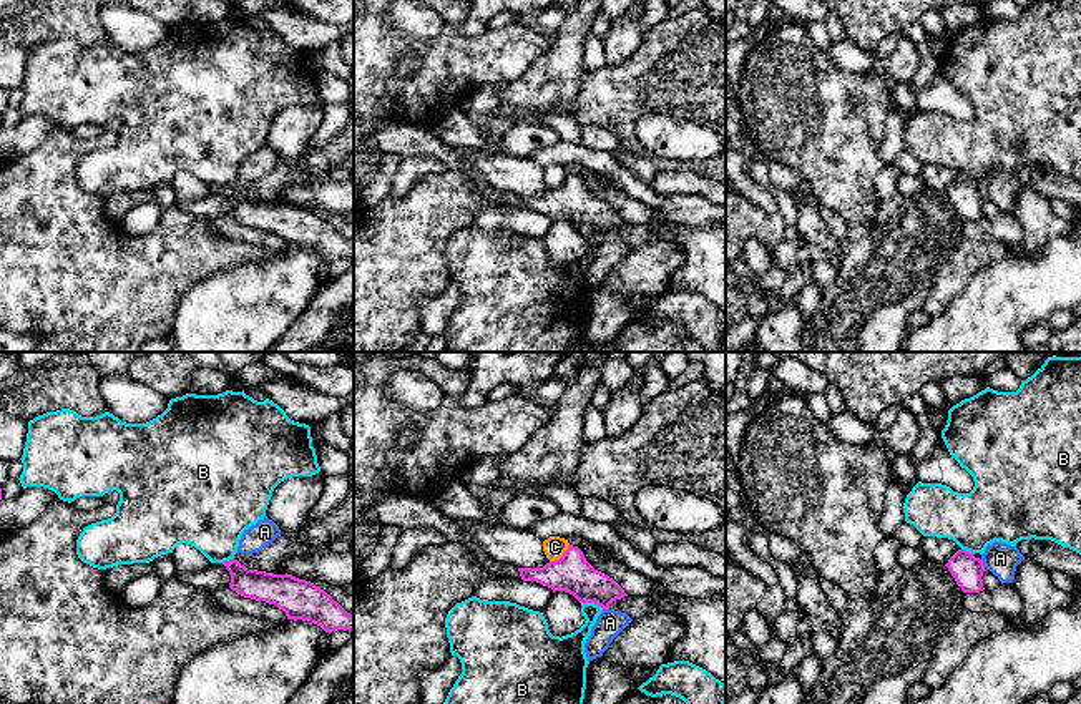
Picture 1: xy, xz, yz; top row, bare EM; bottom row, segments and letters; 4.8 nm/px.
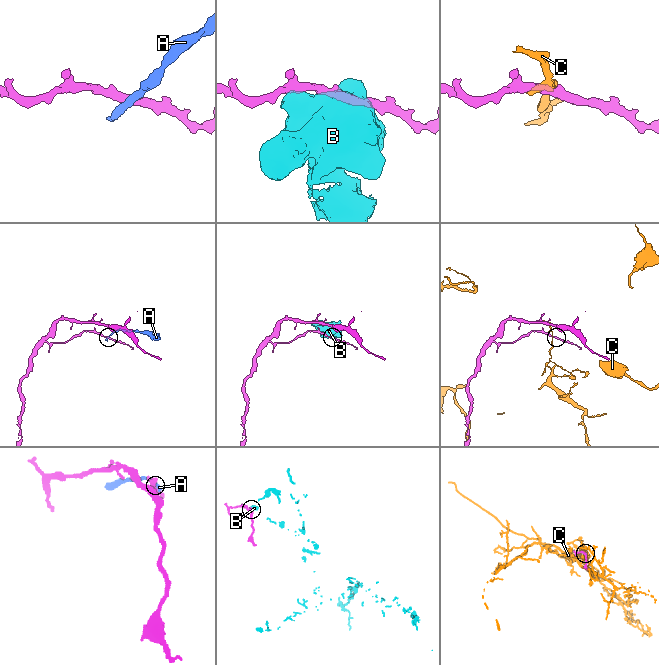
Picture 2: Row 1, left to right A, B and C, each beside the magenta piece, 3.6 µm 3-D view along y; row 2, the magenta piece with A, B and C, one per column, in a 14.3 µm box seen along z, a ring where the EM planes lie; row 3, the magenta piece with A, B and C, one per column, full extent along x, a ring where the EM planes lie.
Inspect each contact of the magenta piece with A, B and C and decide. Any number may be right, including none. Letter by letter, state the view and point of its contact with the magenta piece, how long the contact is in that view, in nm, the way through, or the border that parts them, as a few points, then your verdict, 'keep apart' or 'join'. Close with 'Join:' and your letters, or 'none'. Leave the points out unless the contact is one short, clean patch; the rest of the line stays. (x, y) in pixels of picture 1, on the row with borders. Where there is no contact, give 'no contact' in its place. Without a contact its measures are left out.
A: yz (982, 563) | 50 nm | along yz (982, 558), (985, 567) | keep apart
B: xz (593, 601) | 120 nm | along xz (582, 601), (591, 601), (603, 608) | keep apart
C: xz (562, 557) | 130 nm | keep apart
Join: none

